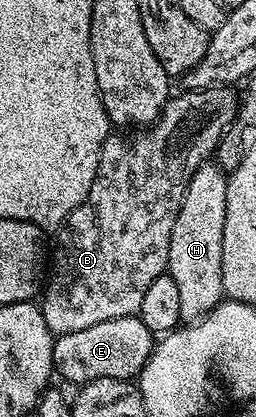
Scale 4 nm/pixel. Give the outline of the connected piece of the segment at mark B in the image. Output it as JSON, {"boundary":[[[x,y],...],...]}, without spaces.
{"boundary":[[[230,85],[199,91],[183,90],[183,95],[175,94],[166,100],[158,120],[139,130],[135,139],[125,139],[122,133],[111,133],[106,138],[100,149],[92,189],[88,189],[88,197],[84,197],[80,206],[66,218],[57,232],[58,244],[52,247],[52,266],[40,295],[44,325],[48,325],[51,335],[80,333],[80,329],[100,325],[100,321],[138,315],[144,293],[148,293],[152,281],[167,274],[172,225],[176,225],[176,213],[180,213],[184,193],[196,169],[217,152],[222,134],[238,115],[240,95],[234,91],[237,90]]]}

